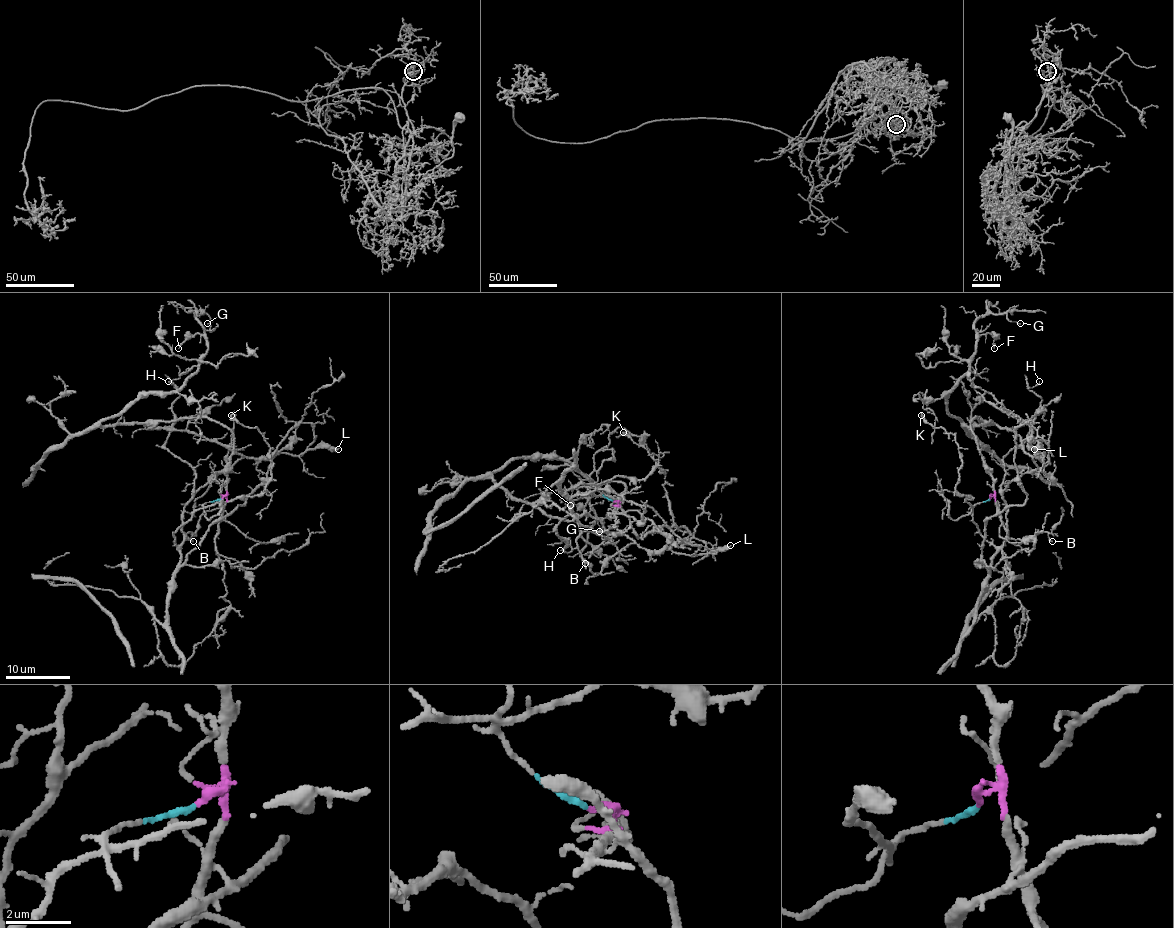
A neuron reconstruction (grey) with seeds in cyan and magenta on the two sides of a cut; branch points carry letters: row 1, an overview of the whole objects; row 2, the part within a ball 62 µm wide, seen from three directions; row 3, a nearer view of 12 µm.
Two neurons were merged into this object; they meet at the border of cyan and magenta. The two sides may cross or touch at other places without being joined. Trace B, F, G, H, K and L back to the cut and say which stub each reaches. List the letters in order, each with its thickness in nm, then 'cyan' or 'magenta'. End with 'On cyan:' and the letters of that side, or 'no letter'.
B: 130 nm | cyan
F: 130 nm | magenta
G: 90 nm | magenta
H: 100 nm | cyan
K: 170 nm | cyan
L: 400 nm | magenta
On cyan: B, H, K

